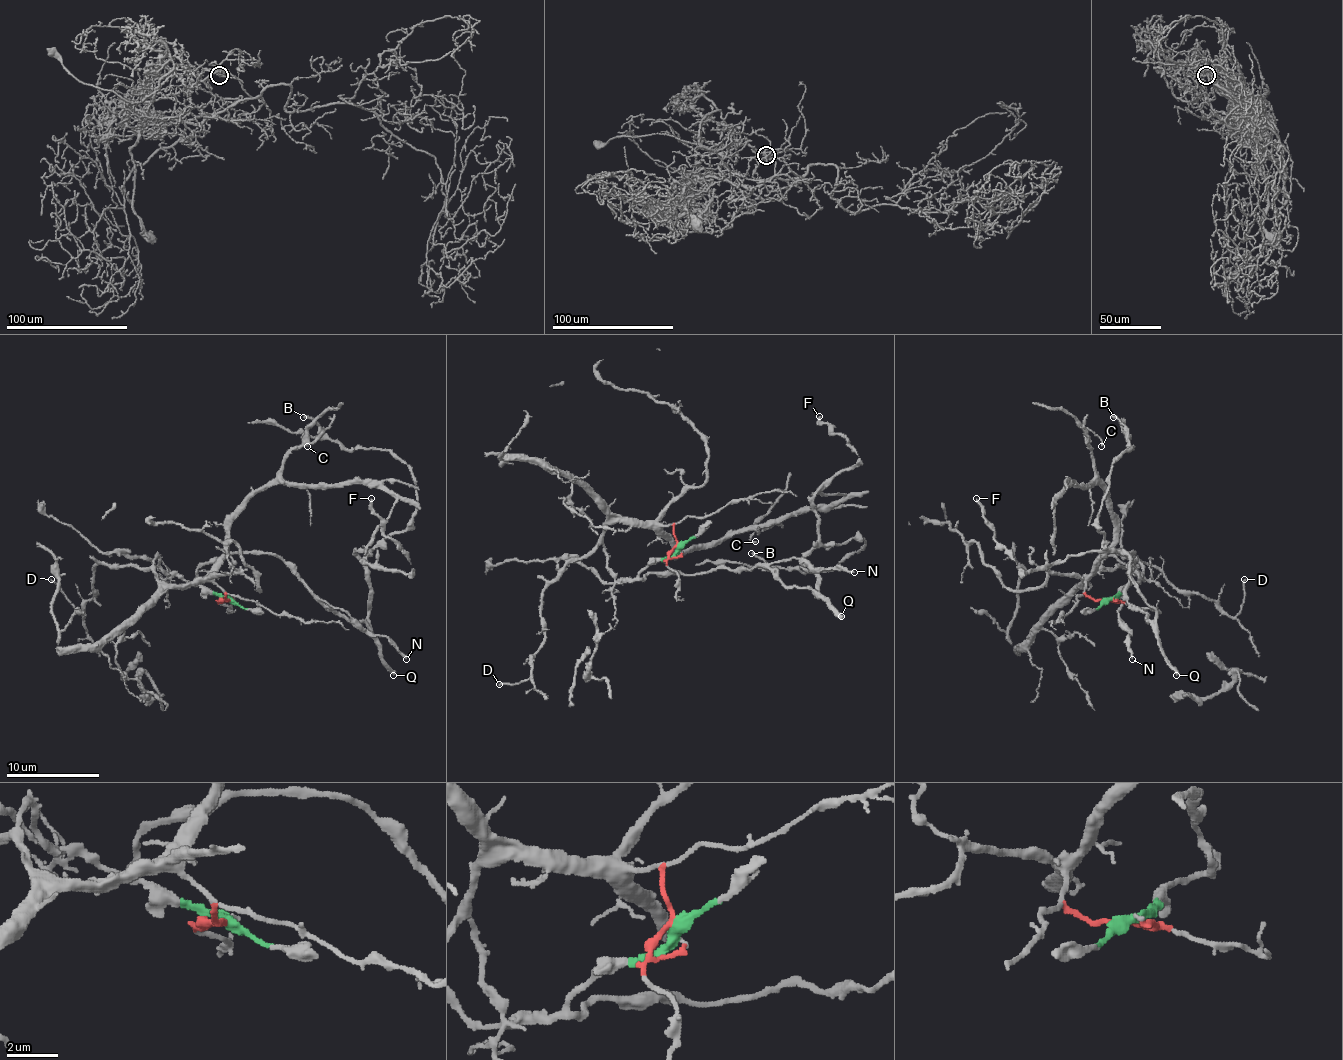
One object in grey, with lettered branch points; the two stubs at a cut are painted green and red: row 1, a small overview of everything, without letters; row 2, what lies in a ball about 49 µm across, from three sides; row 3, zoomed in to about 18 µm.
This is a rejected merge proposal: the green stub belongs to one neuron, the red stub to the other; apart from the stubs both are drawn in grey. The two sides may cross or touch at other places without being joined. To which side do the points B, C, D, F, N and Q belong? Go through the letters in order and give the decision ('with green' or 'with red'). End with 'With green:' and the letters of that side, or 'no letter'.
B: with green
C: with red
D: with red
F: with green
N: with green
Q: with green
With green: B, F, N, Q

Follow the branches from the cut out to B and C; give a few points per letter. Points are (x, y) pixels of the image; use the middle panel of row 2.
B: (676, 547), (638, 575), (767, 565), (816, 596), (804, 558), (865, 542), (832, 570), (772, 568), (750, 554)
C: (676, 544), (671, 526), (662, 528), (678, 554), (715, 547), (727, 535), (753, 526), (750, 542), (755, 542)

